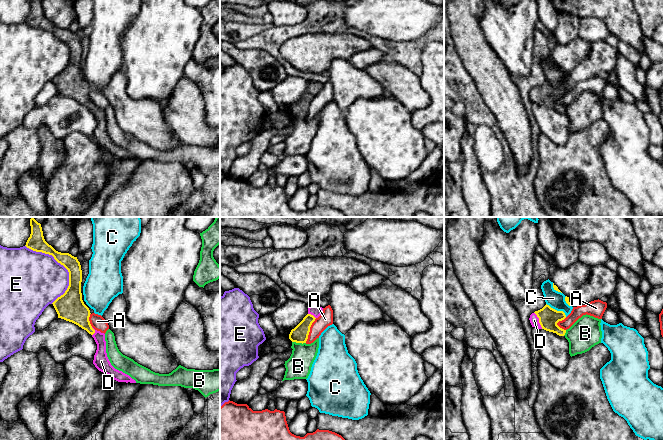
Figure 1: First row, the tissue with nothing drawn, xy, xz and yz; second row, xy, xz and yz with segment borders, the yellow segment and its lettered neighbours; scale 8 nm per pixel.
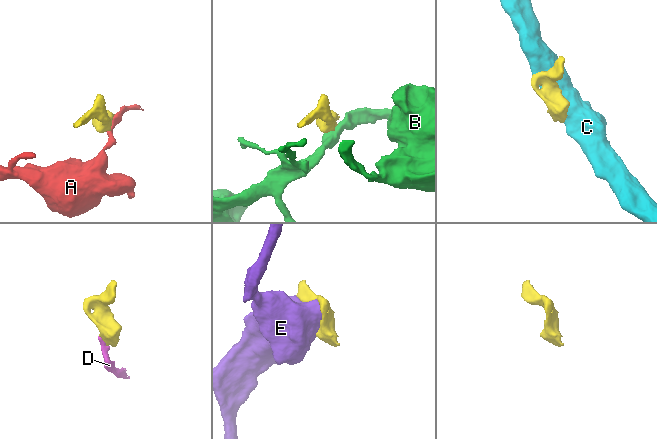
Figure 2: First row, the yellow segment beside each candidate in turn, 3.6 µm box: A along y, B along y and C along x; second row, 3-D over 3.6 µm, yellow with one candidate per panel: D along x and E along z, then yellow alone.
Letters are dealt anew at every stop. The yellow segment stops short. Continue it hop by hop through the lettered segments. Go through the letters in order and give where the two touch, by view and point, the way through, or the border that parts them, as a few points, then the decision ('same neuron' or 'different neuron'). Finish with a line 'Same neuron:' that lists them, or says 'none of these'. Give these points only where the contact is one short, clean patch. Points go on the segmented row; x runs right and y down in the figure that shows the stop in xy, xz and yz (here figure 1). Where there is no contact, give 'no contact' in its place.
A: xz (309, 330) | along xz (316, 318), (310, 327), (308, 338), (305, 342) | different neuron
B: xz (299, 342) | along xz (292, 341), (305, 343) | different neuron
C: yz (556, 310) | along yz (546, 303), (557, 310), (561, 310), (566, 316) | different neuron
D: yz (539, 320) | across yz (548, 317), (539, 320), (534, 320) | same neuron
E: xy (63, 265) | different neuron
Same neuron: D

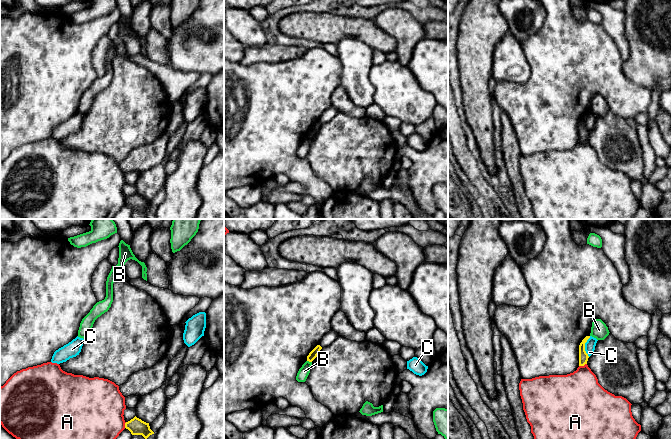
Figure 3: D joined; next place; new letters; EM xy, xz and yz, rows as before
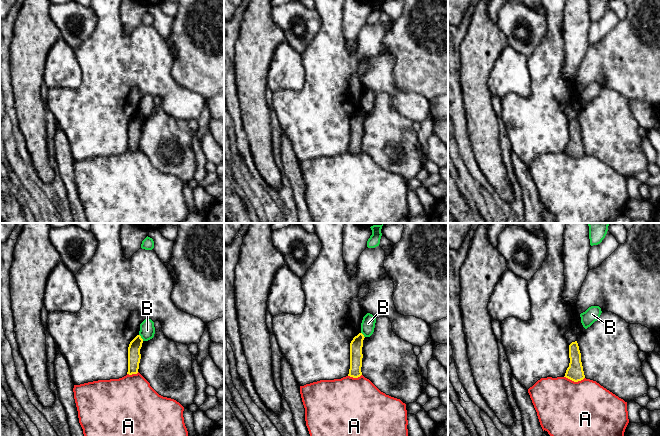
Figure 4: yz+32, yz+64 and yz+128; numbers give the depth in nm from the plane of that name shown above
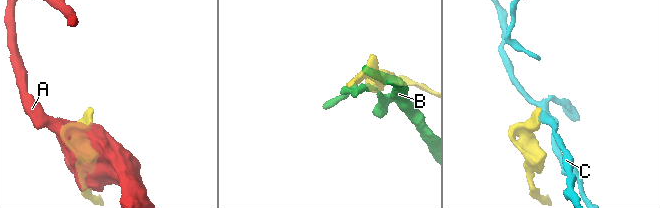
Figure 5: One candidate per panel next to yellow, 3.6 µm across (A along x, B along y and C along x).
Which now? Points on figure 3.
A: yz (582, 365) | different neuron
B: xz (309, 361) | along xz (307, 360), (311, 362) | different neuron
C: yz (584, 346) | along yz (590, 336), (585, 343), (585, 352), (588, 356) | different neuron
Same neuron: none of these

